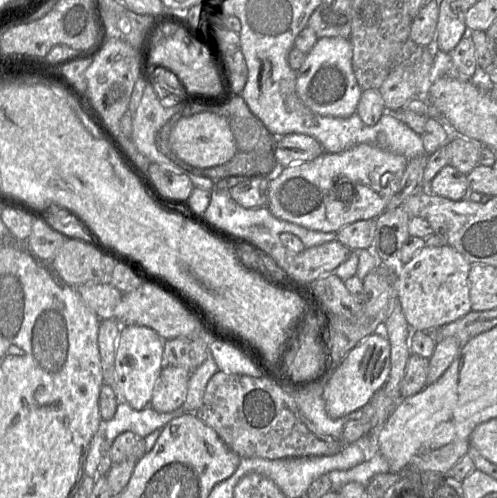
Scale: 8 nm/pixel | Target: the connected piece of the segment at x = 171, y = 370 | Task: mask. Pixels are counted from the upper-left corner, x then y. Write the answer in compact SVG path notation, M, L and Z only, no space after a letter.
M165 365L154 385L150 406L159 413L179 409L186 398L190 375L182 367Z

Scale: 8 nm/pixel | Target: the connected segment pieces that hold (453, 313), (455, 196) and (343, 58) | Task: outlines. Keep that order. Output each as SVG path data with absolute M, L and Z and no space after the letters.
M449 245L424 246L400 269L397 297L412 331L436 331L471 311L468 274L471 264Z
M451 165L444 166L428 185L428 191L441 197L458 201L467 198L467 175Z
M339 36L319 38L297 70L296 92L309 109L320 115L347 118L355 113L362 90L352 68L350 40Z

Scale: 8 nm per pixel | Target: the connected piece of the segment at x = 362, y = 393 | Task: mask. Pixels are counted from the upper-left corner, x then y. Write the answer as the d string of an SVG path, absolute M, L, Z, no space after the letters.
M375 332L351 349L327 378L323 399L328 416L341 418L363 408L386 383L390 374L390 344L382 332Z

